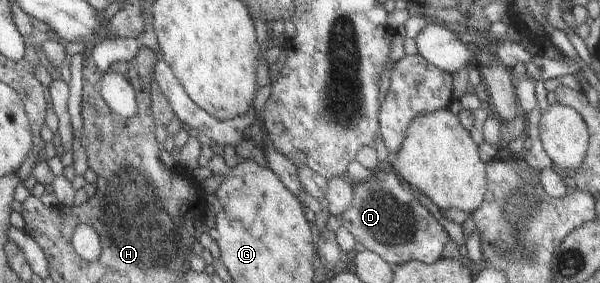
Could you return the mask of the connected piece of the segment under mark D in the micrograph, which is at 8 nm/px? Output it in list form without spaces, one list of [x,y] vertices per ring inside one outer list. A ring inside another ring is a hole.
[[[389,166],[380,167],[368,179],[353,185],[354,198],[342,213],[342,226],[346,227],[367,250],[375,252],[393,267],[417,260],[426,264],[435,263],[450,240],[441,221],[431,214],[413,195],[413,188]],[[380,168],[385,172],[379,179]]]

